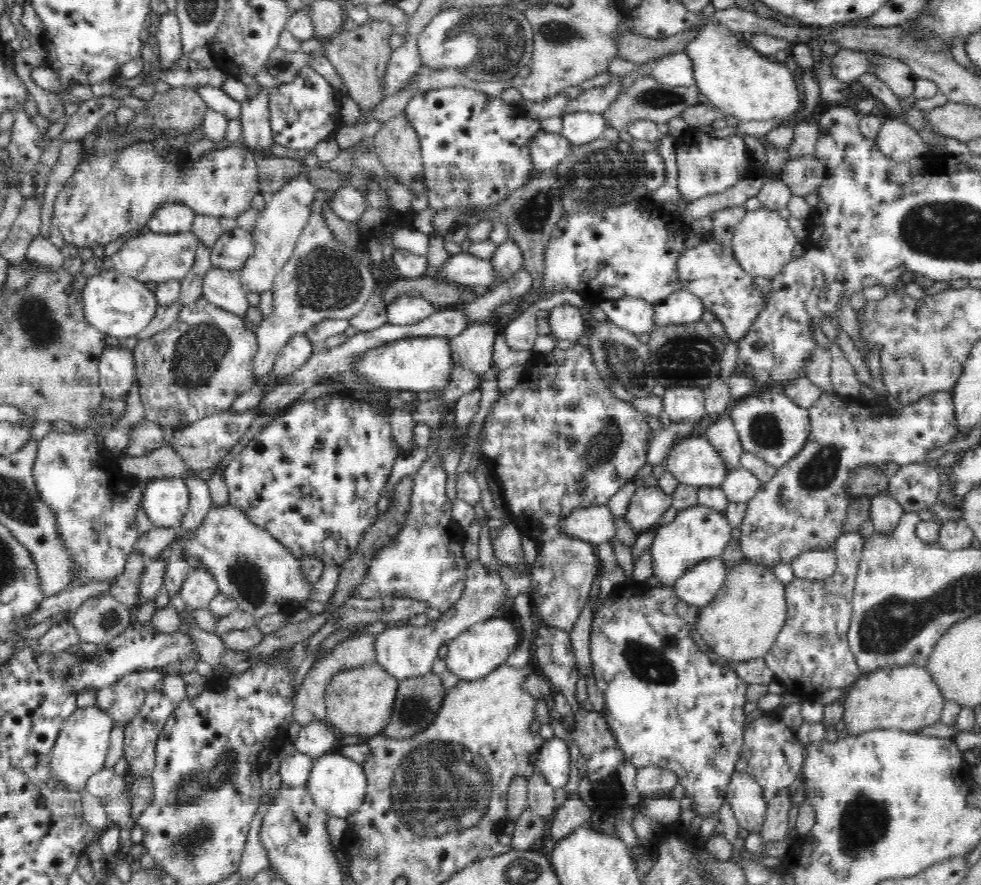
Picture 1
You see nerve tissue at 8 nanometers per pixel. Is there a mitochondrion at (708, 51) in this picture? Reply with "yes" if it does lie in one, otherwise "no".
no

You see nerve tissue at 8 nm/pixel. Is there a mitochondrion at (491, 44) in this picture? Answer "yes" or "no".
yes

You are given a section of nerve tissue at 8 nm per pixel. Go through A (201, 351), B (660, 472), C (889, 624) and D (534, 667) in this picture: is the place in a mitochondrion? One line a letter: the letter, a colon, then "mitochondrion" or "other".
A: mitochondrion
B: other
C: mitochondrion
D: other

